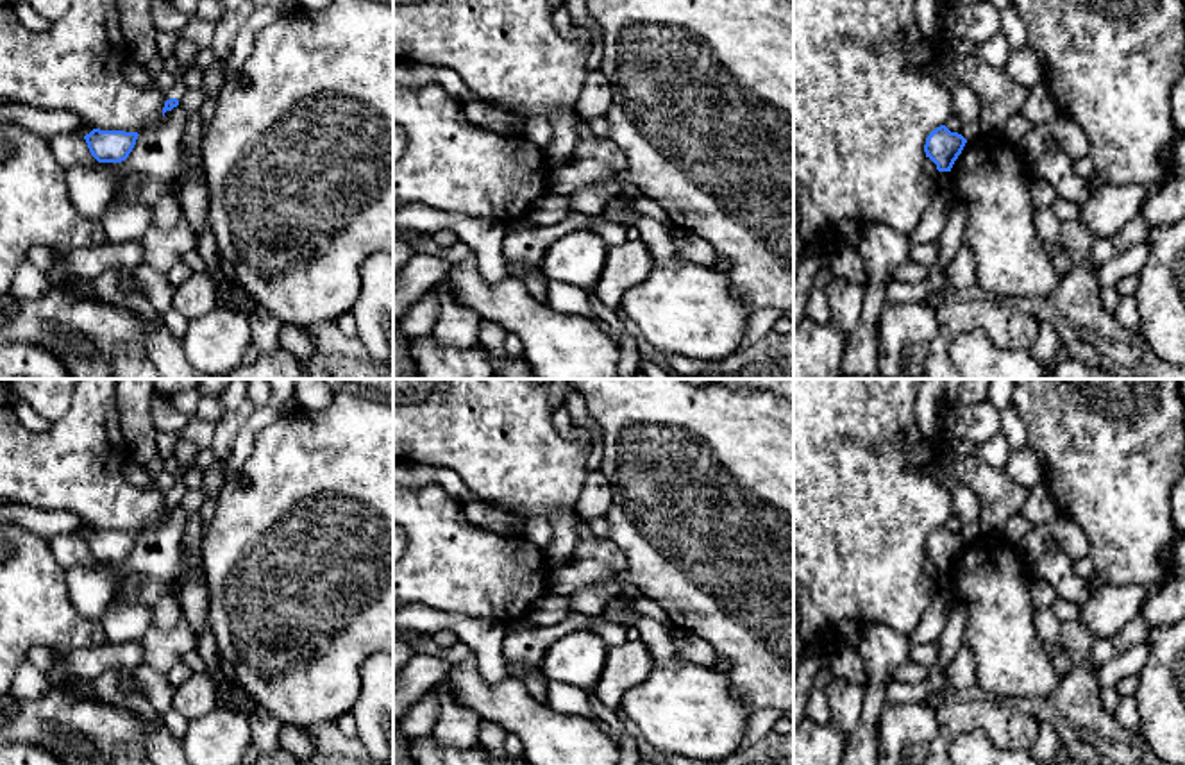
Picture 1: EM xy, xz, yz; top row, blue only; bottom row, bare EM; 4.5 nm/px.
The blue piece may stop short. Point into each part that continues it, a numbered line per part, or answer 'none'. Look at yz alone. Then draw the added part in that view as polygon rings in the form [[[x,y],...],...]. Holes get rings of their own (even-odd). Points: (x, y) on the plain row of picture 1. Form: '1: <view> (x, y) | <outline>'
none

